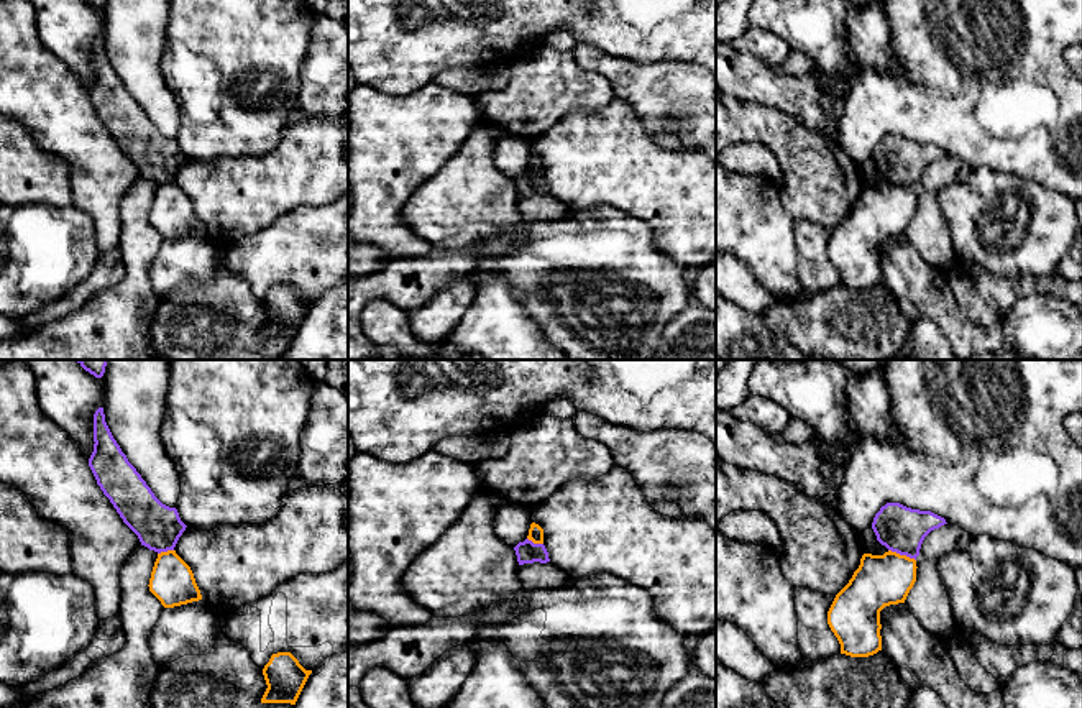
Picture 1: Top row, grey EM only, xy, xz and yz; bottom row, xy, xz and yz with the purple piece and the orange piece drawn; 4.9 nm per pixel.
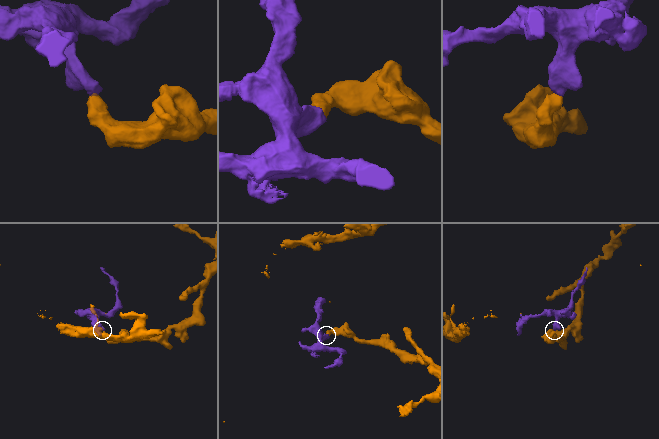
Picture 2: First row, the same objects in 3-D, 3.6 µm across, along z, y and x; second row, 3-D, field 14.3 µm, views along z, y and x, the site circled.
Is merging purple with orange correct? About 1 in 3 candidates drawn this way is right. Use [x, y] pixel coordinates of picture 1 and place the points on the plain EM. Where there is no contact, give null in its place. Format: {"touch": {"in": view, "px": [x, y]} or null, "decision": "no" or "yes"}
{"touch": {"in": "yz", "px": [902, 186]}, "decision": "no"}

